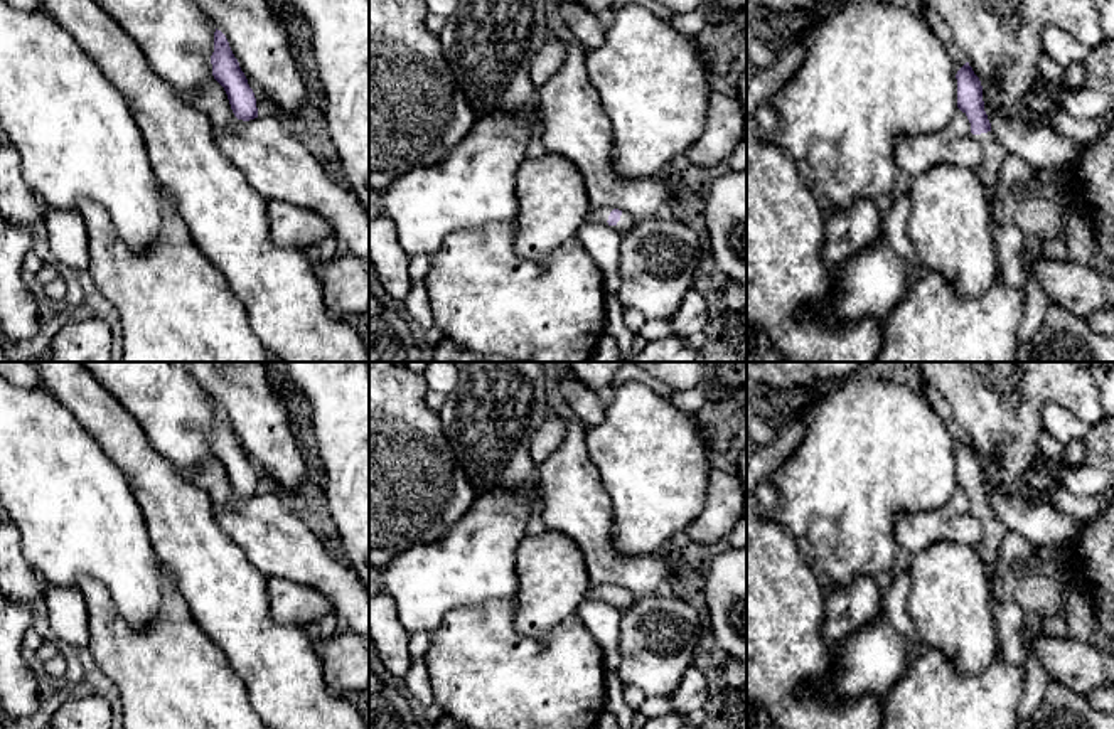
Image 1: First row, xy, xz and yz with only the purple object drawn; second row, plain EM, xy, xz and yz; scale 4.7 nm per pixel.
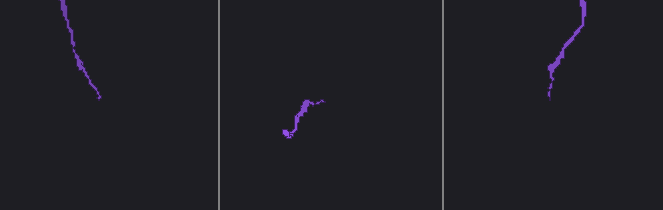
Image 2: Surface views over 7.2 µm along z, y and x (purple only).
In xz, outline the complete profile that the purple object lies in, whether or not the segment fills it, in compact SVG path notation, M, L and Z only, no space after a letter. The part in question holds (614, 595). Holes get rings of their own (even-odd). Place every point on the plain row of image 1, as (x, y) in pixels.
M603 584L603 586L590 586L586 599L597 603L608 603L612 608L625 611L637 601L637 596L625 588Z

